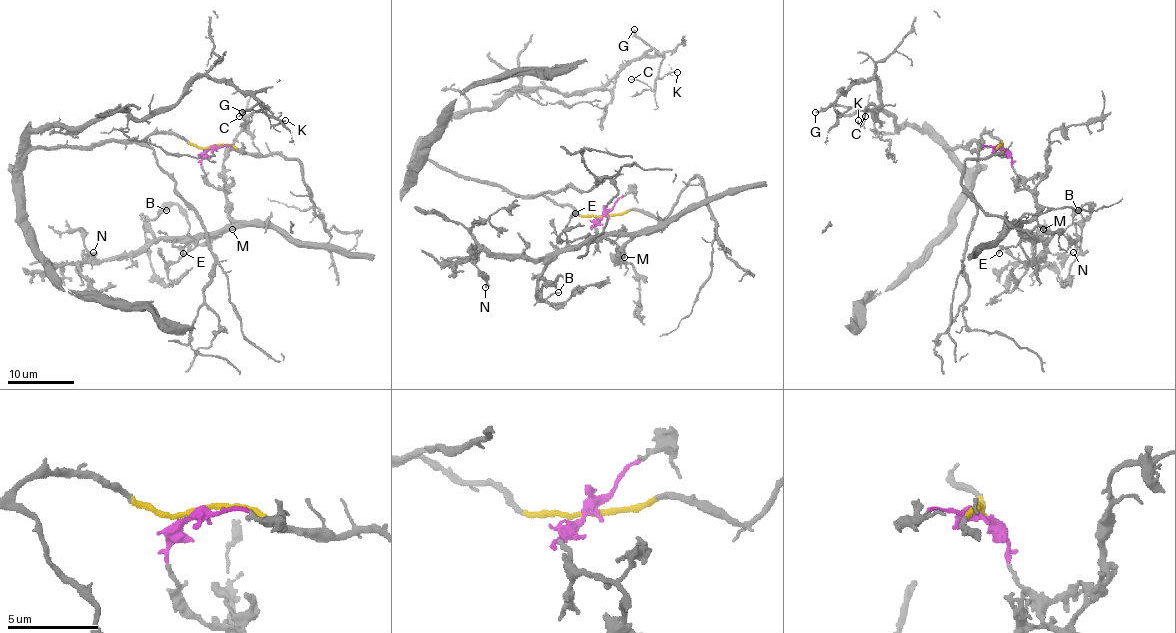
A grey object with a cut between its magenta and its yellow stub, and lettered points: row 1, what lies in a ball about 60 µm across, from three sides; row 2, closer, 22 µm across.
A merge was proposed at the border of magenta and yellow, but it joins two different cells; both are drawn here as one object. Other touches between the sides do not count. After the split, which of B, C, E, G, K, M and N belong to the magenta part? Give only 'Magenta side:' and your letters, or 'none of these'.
Magenta side: B, E, M, N

